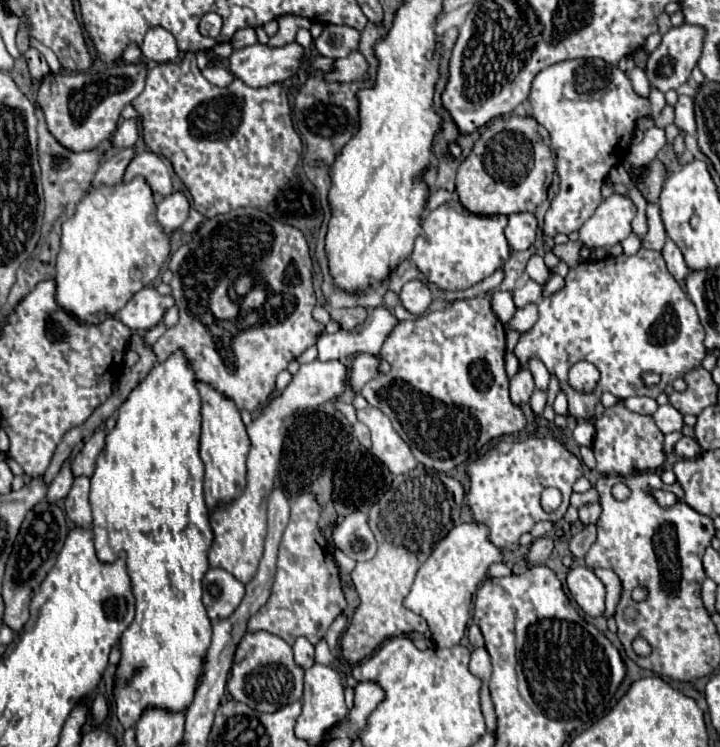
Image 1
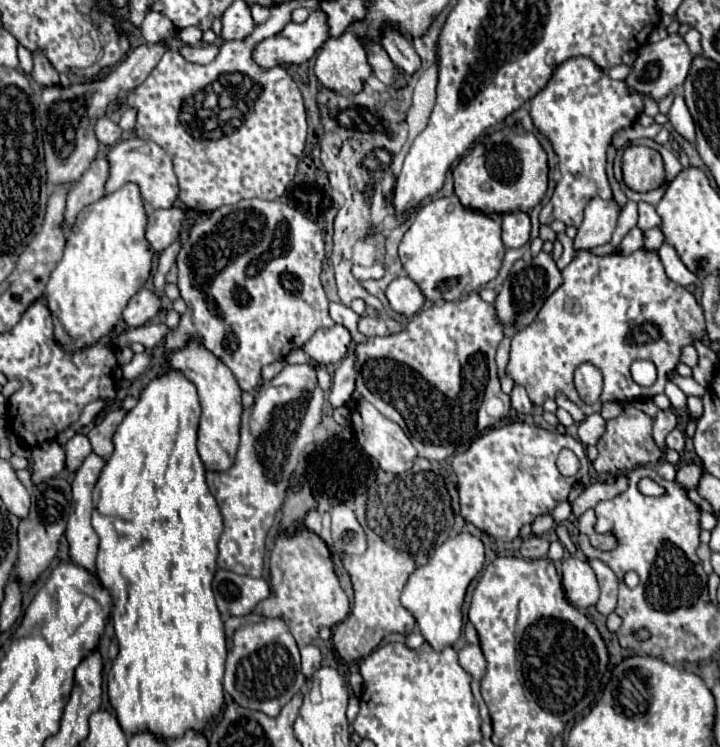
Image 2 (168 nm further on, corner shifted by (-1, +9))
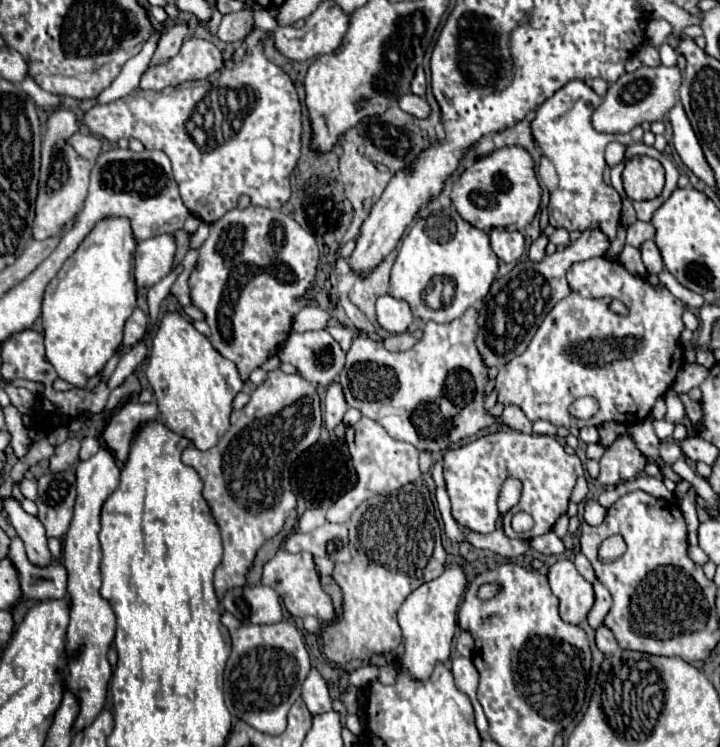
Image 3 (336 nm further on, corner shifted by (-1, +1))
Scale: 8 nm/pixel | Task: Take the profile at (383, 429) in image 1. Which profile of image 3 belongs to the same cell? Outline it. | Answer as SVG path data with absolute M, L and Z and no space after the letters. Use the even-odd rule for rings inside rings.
M361 418L357 424L347 426L345 432L345 442L349 446L349 454L351 454L351 464L357 472L357 484L343 494L329 510L327 510L327 520L329 522L337 522L337 524L345 524L353 510L363 502L369 500L371 496L377 494L389 494L401 486L407 486L415 480L421 478L421 470L419 470L419 450L413 444L401 442L391 438L383 426L375 424L375 420L369 418Z

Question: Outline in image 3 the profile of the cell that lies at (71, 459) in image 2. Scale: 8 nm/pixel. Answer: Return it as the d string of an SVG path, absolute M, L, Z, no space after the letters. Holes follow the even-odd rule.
M83 438L81 452L79 452L79 460L91 458L99 448L101 448L101 440L99 438Z

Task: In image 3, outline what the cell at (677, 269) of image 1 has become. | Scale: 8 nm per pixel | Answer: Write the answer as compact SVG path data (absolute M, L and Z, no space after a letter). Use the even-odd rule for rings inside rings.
M663 270L663 272L659 274L659 280L661 280L661 284L663 284L677 300L681 300L685 306L689 306L689 308L701 308L701 306L703 306L703 296L691 292L689 288L683 288L667 270Z

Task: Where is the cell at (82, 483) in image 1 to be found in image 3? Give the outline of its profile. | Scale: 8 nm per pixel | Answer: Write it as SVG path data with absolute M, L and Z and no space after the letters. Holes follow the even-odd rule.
M101 446L101 450L89 460L81 460L77 464L77 502L74 506L73 522L65 536L63 546L63 564L69 574L67 596L71 600L69 608L69 628L67 628L67 668L69 668L69 690L79 698L79 716L75 720L75 730L85 728L95 720L95 716L103 710L107 684L111 678L111 666L107 662L107 650L115 636L115 614L103 596L99 596L101 584L101 546L99 546L99 530L101 530L101 508L103 502L115 492L119 486L119 466L111 450Z

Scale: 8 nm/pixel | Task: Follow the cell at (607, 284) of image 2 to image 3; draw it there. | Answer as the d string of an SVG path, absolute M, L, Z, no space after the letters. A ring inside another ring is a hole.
M603 256L573 264L567 272L567 282L573 292L557 302L555 308L545 316L527 350L499 370L495 378L497 402L503 406L519 406L531 422L547 420L565 428L599 426L611 420L627 426L643 422L657 398L661 398L671 388L677 372L683 366L683 346L679 332L685 328L681 320L685 306L679 304L679 300L675 300L667 288L653 288L643 278L629 274L619 262L607 260ZM615 298L627 304L627 316L617 316L607 308L607 304ZM583 396L591 396L599 402L597 414L589 420L571 418L567 408L573 400Z

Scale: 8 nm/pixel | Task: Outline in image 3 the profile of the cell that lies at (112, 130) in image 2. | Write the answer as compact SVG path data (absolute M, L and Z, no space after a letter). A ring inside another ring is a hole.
M75 132L67 142L75 148L75 152L77 152L79 156L83 156L83 158L89 160L89 162L95 162L95 158L97 158L99 152L101 152L101 142L99 142L99 138L97 138L97 136L91 136L91 134Z

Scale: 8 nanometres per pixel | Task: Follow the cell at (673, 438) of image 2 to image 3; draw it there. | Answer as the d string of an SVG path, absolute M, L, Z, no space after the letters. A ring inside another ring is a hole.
M675 440L663 442L663 444L659 446L659 458L661 458L665 464L675 464L675 462L681 458L679 444L677 444Z

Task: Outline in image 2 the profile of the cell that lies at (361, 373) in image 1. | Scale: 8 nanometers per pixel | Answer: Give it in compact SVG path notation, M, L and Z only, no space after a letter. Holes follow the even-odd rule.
M351 350L351 352L347 354L347 358L345 358L345 360L339 364L339 368L335 370L333 386L331 386L331 396L329 396L329 402L331 402L333 406L343 406L347 400L353 398L355 378L357 378L355 362L357 362L357 354Z

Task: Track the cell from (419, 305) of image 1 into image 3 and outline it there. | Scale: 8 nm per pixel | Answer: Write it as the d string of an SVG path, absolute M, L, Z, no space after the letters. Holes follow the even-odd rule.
M455 208L419 216L409 234L401 240L397 260L391 268L391 296L385 294L375 304L379 326L387 332L401 334L413 322L413 316L421 322L451 322L463 316L467 308L475 306L475 302L489 292L497 276L497 264L499 258L489 246L489 234L469 226ZM463 230L467 230L467 236L463 236ZM401 300L407 302L411 310Z

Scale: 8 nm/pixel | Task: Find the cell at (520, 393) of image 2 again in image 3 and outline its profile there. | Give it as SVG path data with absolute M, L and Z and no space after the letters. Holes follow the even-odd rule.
M505 406L503 414L501 414L501 422L503 422L505 426L509 426L511 430L517 430L517 432L523 432L523 434L533 434L533 432L531 432L531 422L527 420L527 416L523 414L521 408Z

